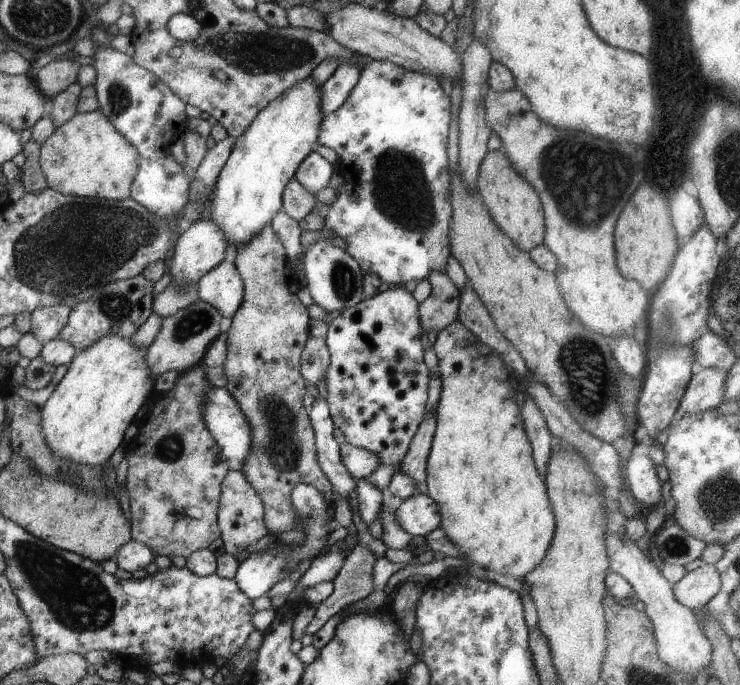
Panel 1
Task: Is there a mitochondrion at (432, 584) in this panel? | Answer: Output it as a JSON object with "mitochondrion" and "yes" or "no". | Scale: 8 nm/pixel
{"mitochondrion":"no"}

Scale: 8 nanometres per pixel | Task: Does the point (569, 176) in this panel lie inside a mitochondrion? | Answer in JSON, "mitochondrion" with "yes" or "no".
{"mitochondrion":"yes"}

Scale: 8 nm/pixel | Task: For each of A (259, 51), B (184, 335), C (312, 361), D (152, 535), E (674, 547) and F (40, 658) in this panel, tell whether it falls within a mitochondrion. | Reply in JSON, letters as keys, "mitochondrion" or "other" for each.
{"A":"mitochondrion","B":"mitochondrion","C":"mitochondrion","D":"other","E":"mitochondrion","F":"other"}

